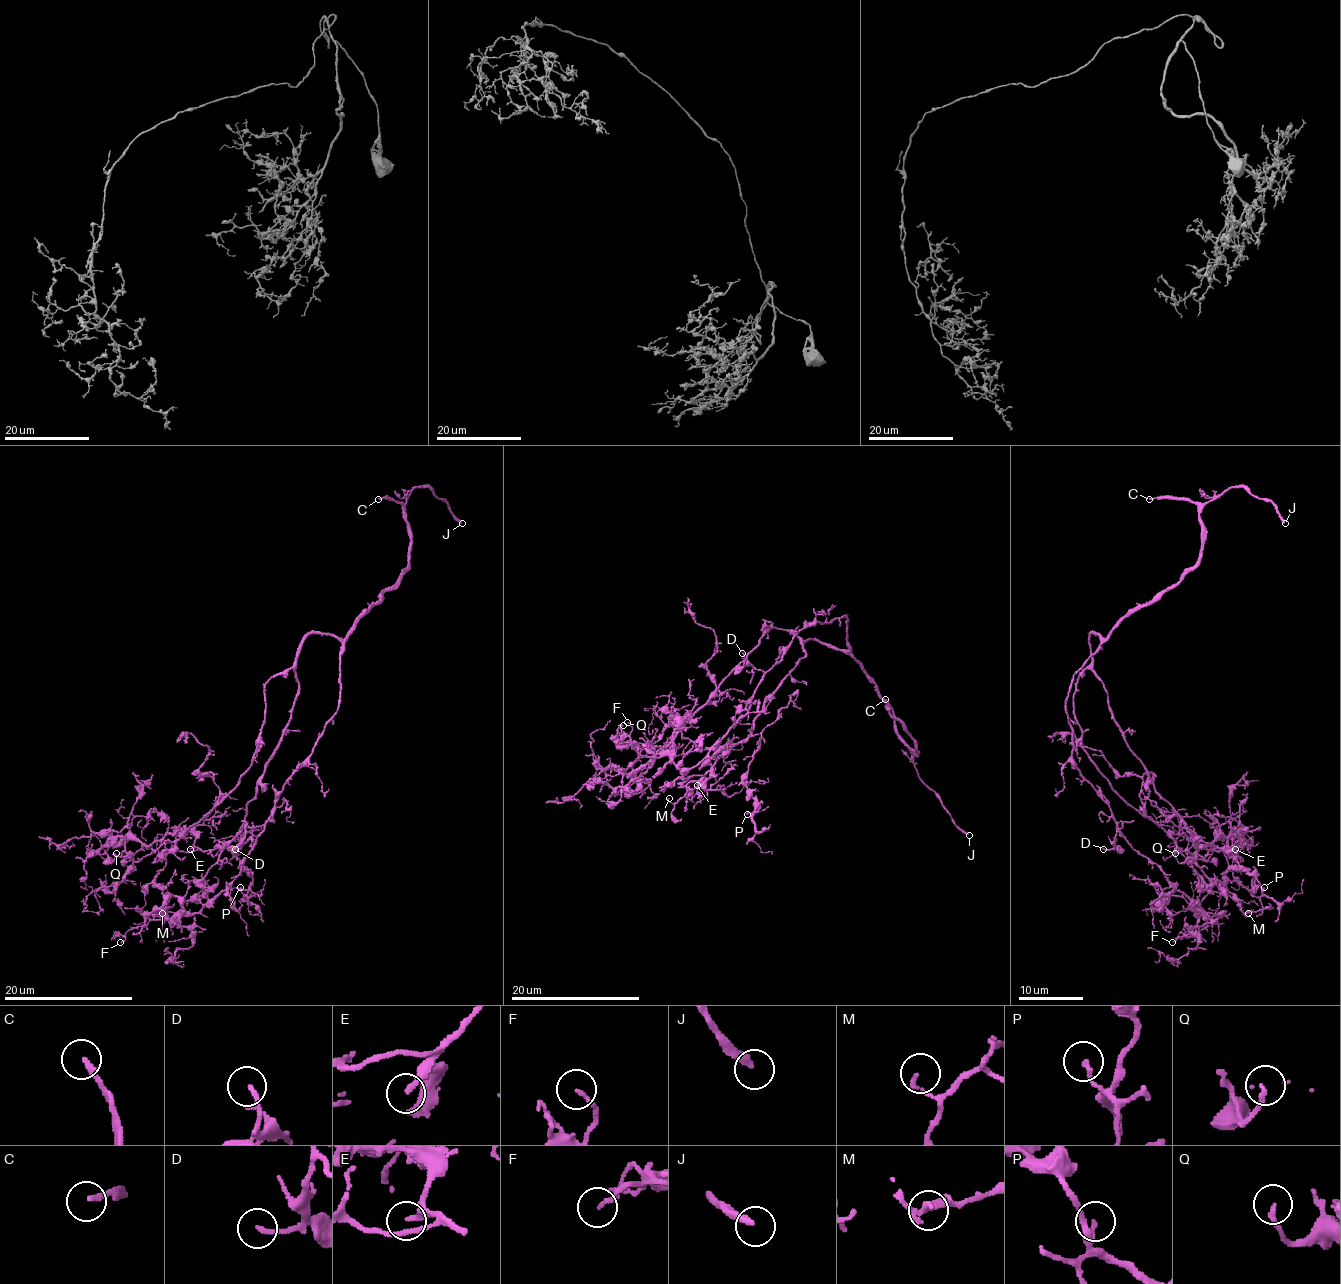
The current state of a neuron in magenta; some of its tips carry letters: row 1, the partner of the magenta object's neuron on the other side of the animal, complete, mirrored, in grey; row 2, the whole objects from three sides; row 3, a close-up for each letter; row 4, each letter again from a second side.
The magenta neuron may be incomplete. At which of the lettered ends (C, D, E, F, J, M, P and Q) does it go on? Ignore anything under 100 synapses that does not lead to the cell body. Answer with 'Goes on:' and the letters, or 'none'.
Goes on: C, E, J

